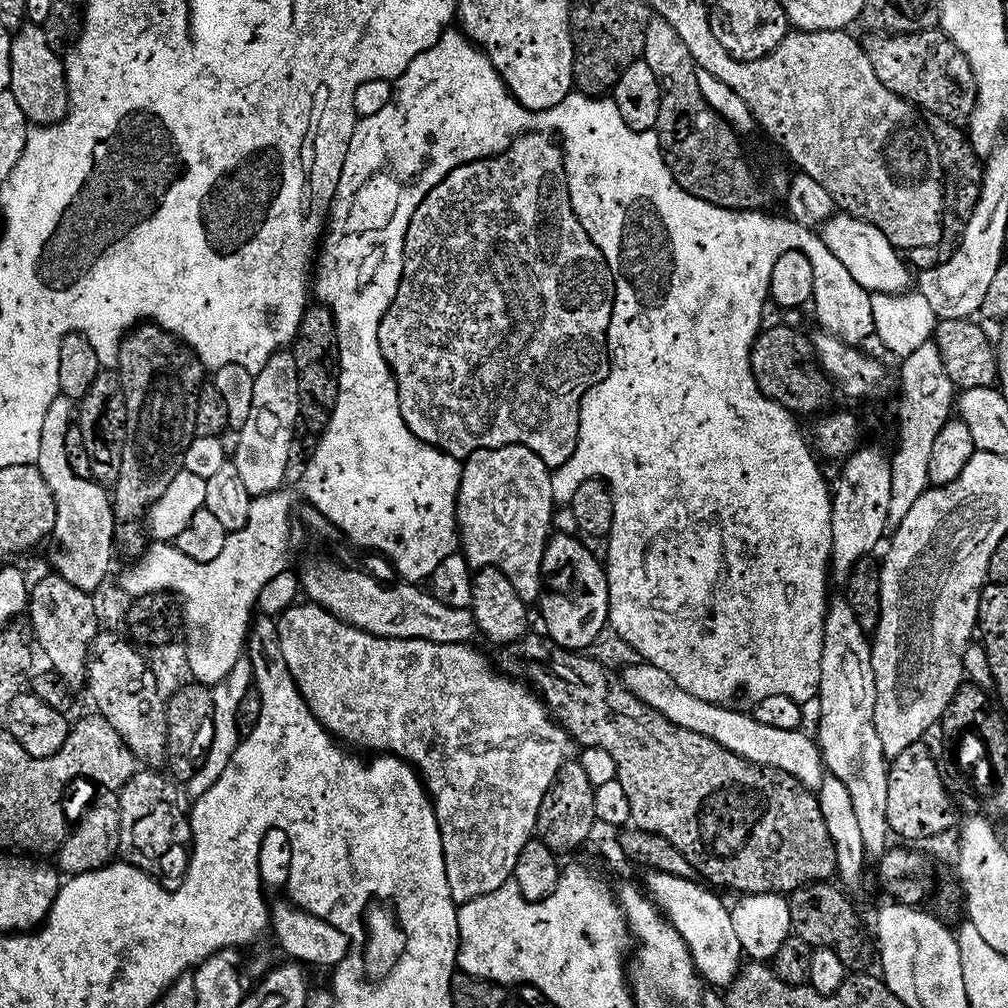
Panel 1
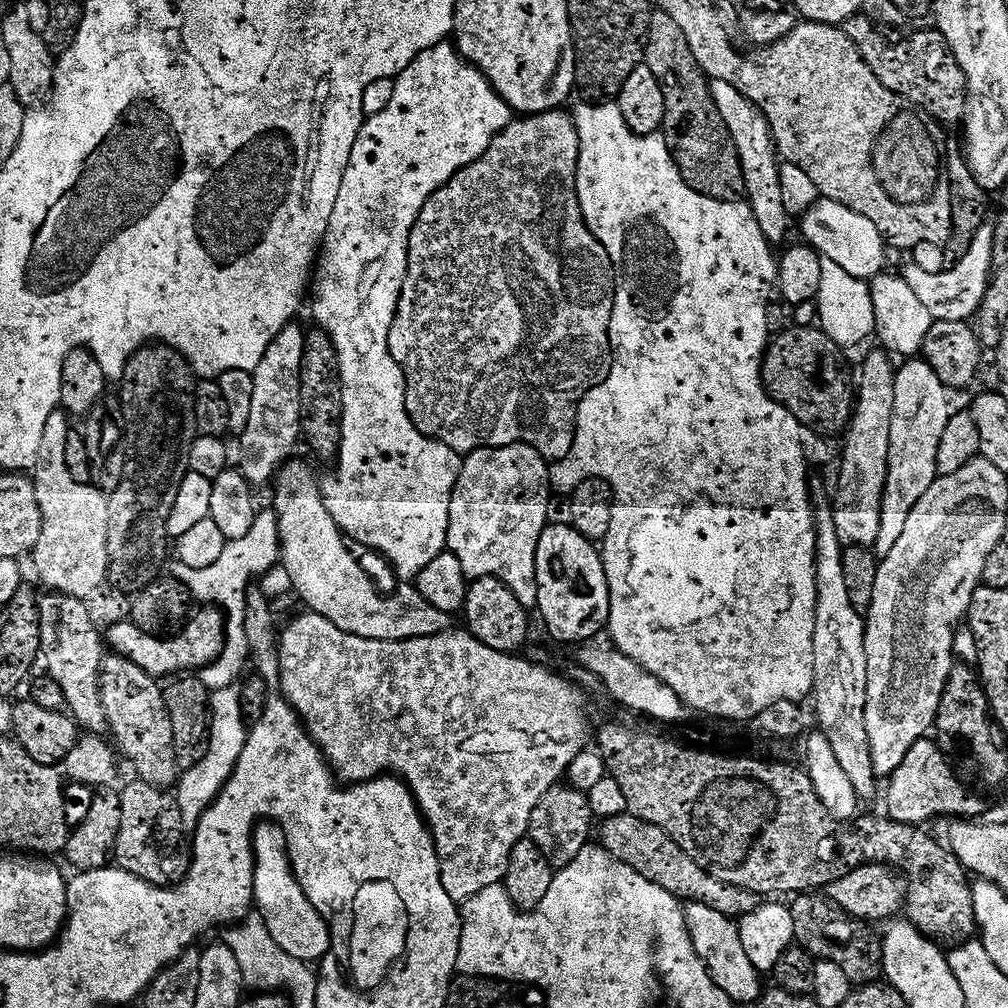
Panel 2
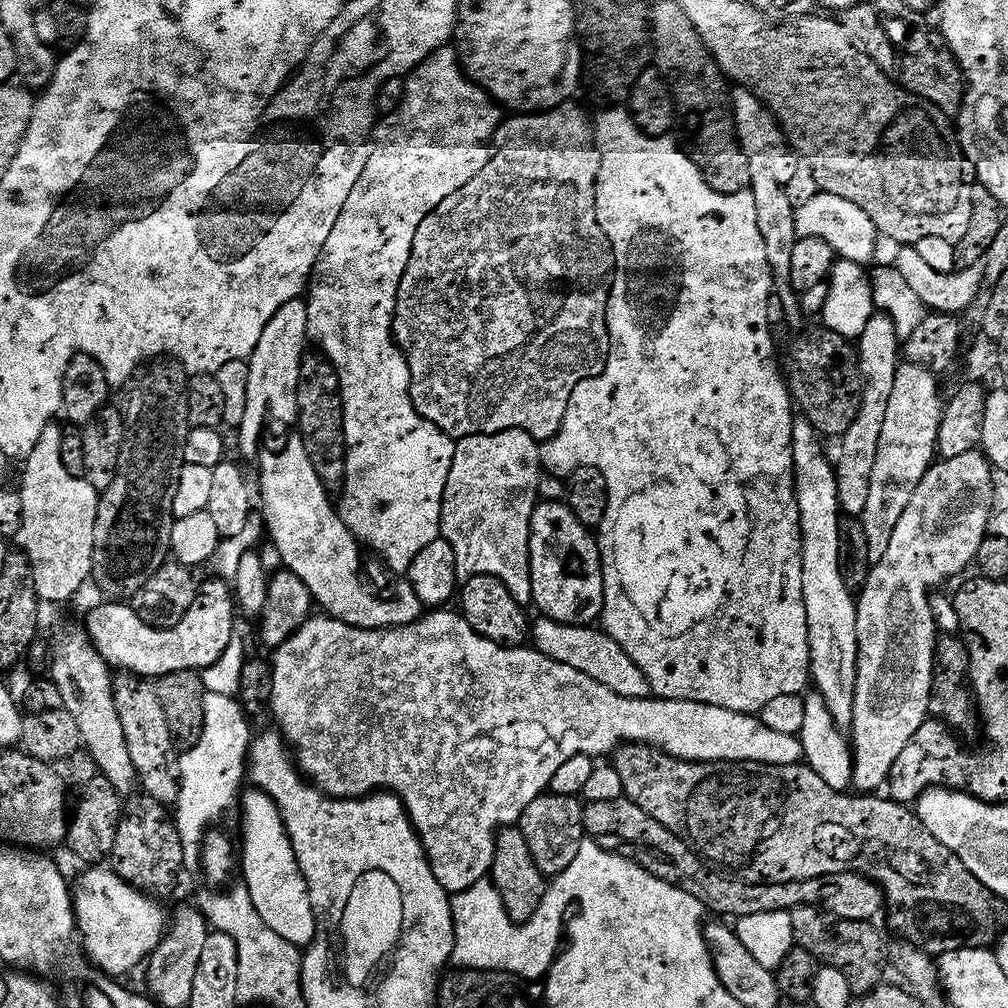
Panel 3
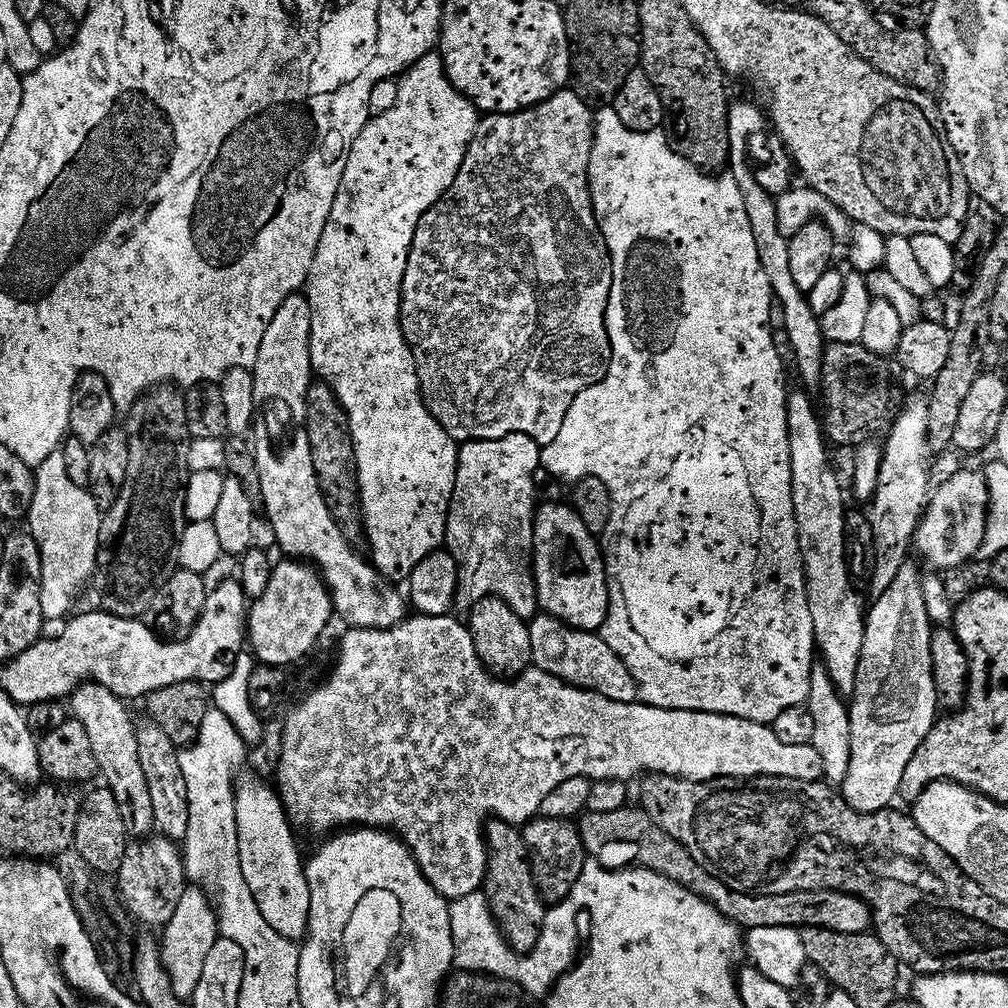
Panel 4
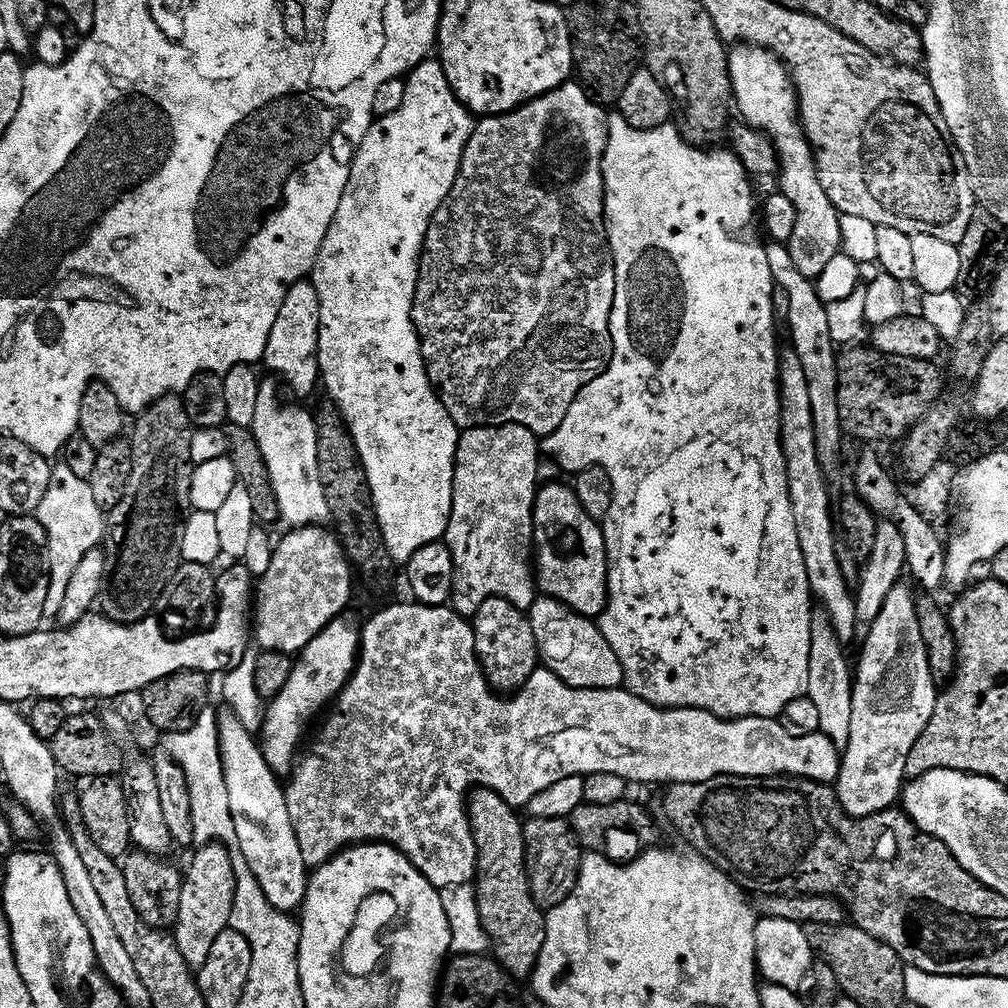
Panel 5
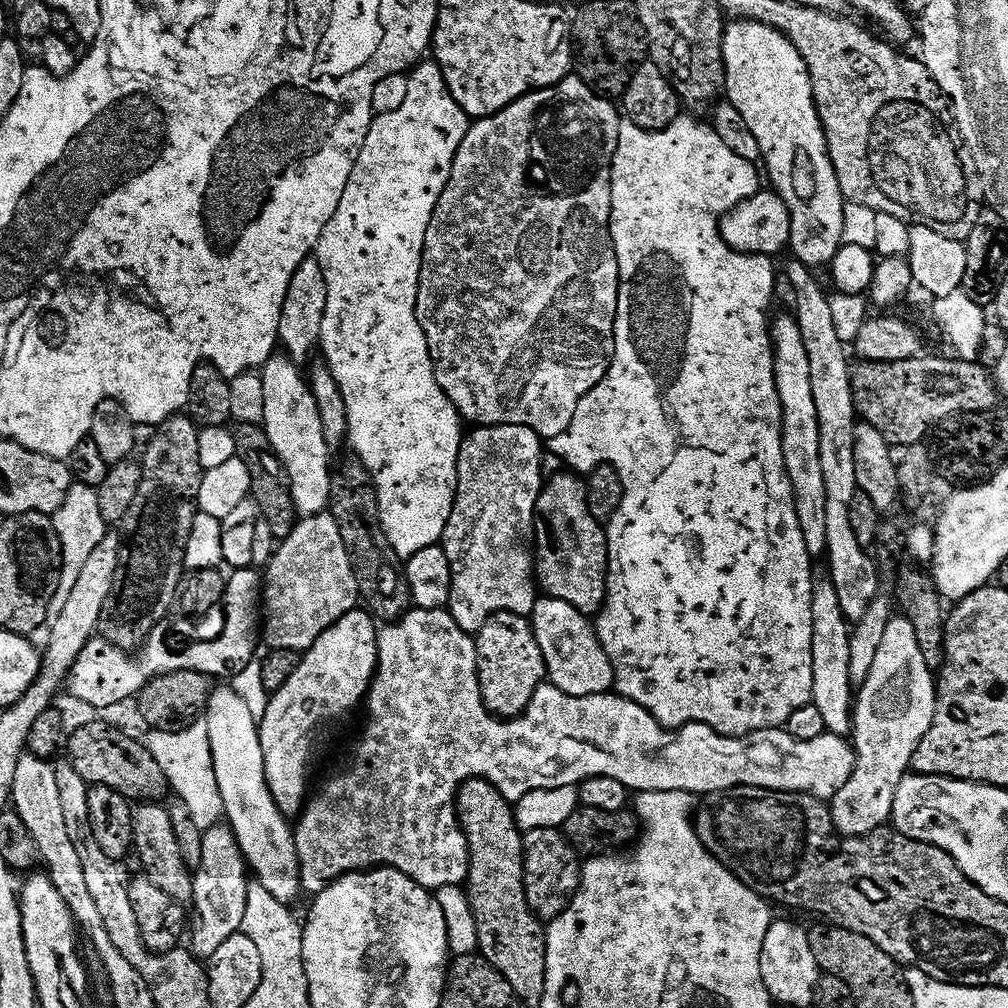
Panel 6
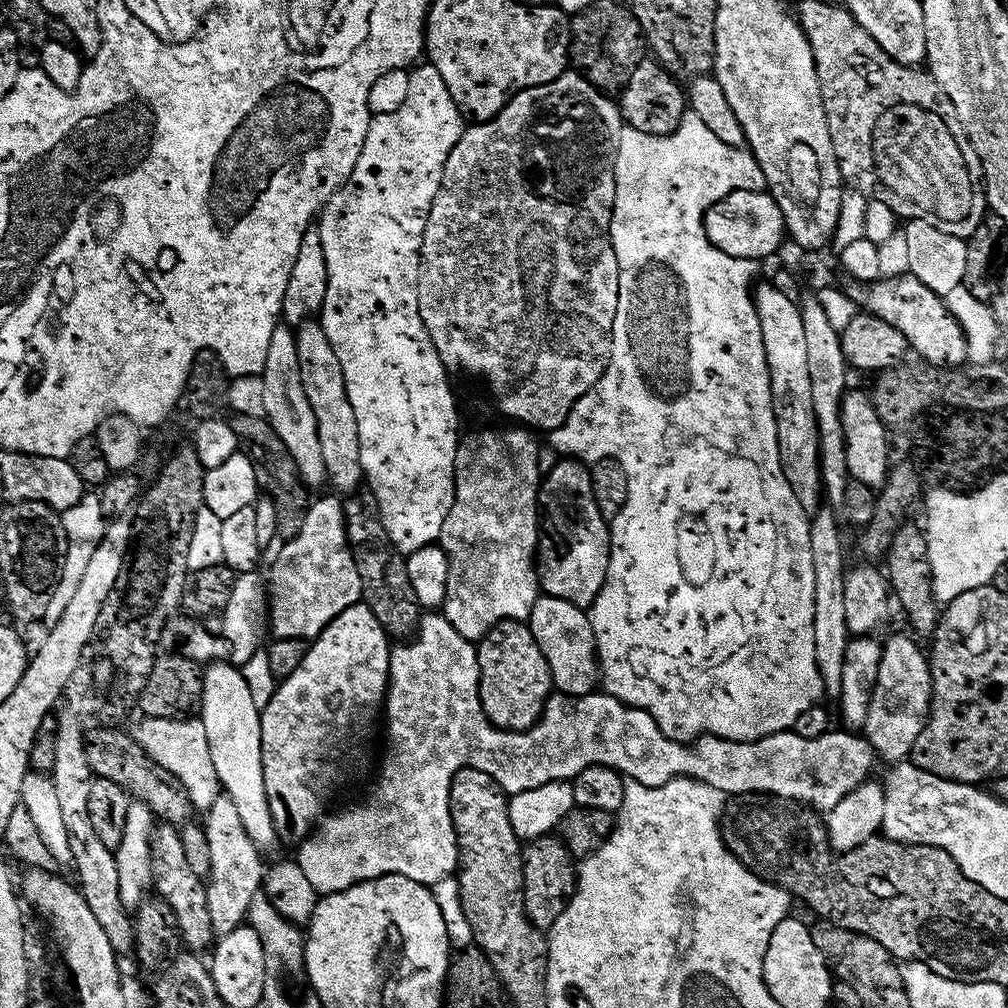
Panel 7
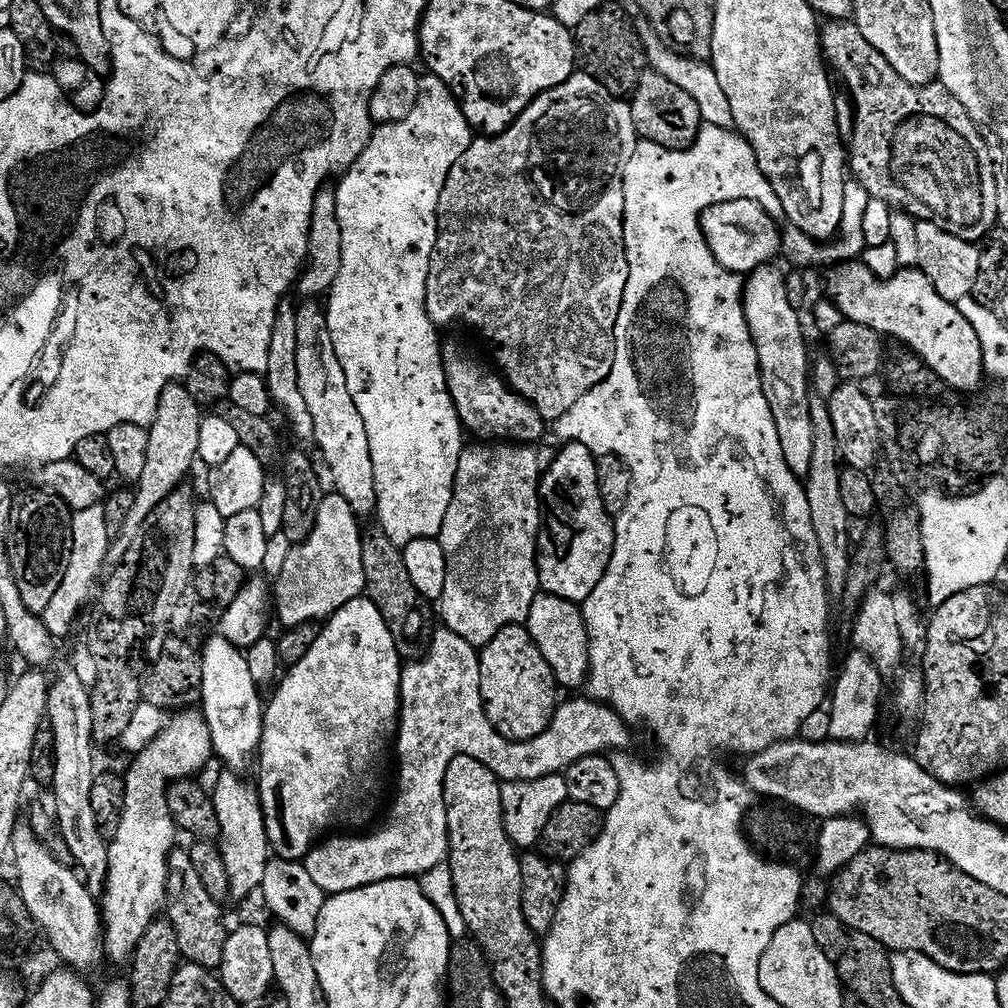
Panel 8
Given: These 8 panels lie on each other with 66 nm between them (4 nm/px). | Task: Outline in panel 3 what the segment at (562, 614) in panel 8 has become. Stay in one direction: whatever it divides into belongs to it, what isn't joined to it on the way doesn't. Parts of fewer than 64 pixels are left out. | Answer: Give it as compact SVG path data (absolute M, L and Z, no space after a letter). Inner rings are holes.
M547 618L533 623L530 628L530 640L536 651L546 654L554 662L562 662L562 666L570 666L578 670L578 674L586 674L586 678L594 678L594 682L602 682L606 690L614 690L614 694L622 694L622 698L646 700L653 695L651 684L646 674L626 654L626 650L607 631L596 626L578 624L559 624Z

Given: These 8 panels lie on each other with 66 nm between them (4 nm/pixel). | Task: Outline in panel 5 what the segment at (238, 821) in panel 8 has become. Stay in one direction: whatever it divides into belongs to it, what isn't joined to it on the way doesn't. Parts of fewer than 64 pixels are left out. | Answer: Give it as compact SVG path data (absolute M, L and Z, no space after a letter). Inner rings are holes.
M208 844L199 849L183 877L182 902L174 925L174 939L182 958L198 970L206 966L210 950L232 923L232 903L236 893L236 875L232 869L233 853L223 844Z

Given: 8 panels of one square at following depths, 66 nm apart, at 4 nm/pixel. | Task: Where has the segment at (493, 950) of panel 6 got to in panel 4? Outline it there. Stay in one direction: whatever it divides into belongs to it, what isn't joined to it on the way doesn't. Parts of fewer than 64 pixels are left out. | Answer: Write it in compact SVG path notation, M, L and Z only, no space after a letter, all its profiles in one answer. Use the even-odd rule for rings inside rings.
M499 818L489 819L486 824L486 843L488 845L488 873L484 876L482 891L488 898L493 918L500 925L504 937L508 939L508 945L519 954L522 949L534 946L540 937L546 915L546 901L534 882L532 863L527 859L528 847L524 844L521 829L515 823Z

